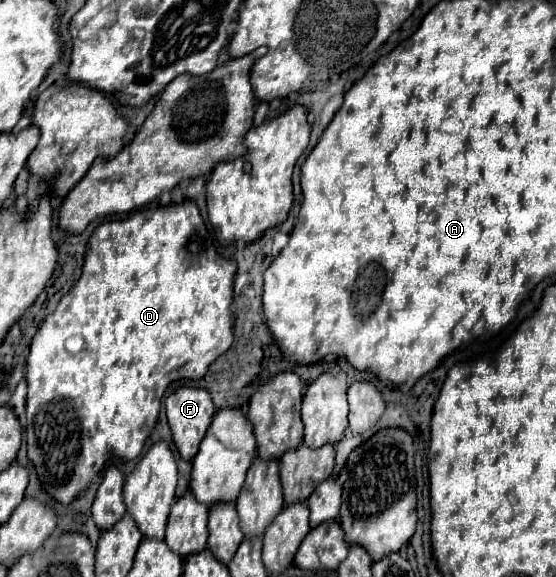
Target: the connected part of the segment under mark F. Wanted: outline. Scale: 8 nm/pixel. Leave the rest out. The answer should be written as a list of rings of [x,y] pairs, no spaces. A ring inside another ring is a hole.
[[[179,387],[171,397],[167,397],[165,409],[171,427],[171,439],[181,459],[191,461],[197,455],[199,443],[203,441],[215,415],[211,395],[205,389]]]

